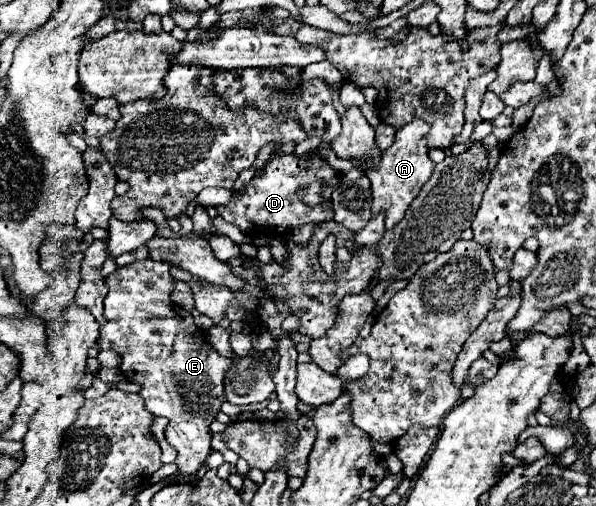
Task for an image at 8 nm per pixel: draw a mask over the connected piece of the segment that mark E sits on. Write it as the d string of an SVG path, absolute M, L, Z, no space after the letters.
M143 259L119 267L115 273L105 277L105 285L109 291L105 297L103 315L107 323L101 327L97 345L101 349L115 349L121 355L123 375L143 385L143 391L139 395L145 399L145 409L153 415L161 415L169 419L169 427L165 429L165 439L179 453L175 459L177 475L195 475L203 467L207 455L211 453L209 425L217 417L217 411L225 401L223 377L225 377L225 369L229 369L229 359L219 355L207 343L205 333L193 325L191 313L187 313L185 309L181 309L169 299L169 295L175 289L173 279L169 277L169 267L171 265L167 261Z

